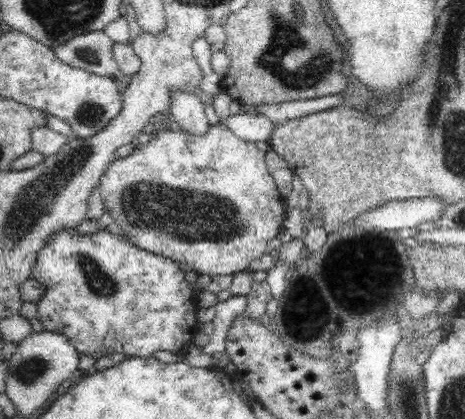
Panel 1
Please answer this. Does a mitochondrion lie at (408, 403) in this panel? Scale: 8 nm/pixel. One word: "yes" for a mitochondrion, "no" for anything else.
yes

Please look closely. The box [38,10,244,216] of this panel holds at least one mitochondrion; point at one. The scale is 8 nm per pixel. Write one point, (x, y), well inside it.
(87, 112)

